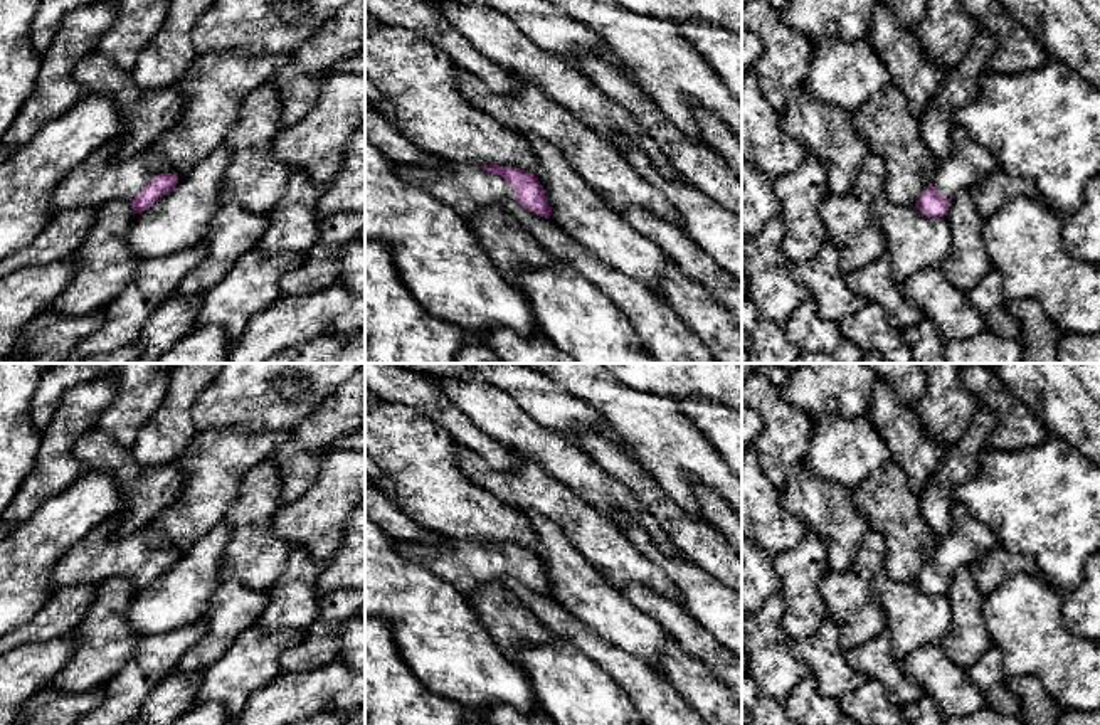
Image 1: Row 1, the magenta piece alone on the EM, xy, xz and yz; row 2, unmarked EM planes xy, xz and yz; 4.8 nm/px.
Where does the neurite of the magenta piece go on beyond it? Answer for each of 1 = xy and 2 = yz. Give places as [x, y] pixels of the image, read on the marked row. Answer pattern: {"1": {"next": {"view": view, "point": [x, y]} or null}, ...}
{"1": {"next": {"view": "xy", "point": [98, 179]}}, "2": {"next": null}}

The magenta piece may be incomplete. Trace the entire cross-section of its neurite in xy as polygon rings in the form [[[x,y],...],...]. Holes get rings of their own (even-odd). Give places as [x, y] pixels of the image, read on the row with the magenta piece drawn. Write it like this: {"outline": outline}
{"outline": [[[119,141],[103,145],[77,163],[54,188],[52,210],[101,207],[113,200],[131,204],[141,214],[183,178],[158,151],[146,148],[136,156],[114,161]]]}

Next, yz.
{"outline": [[[932,183],[920,193],[917,209],[922,215],[937,219],[949,212],[952,198],[945,198]]]}

